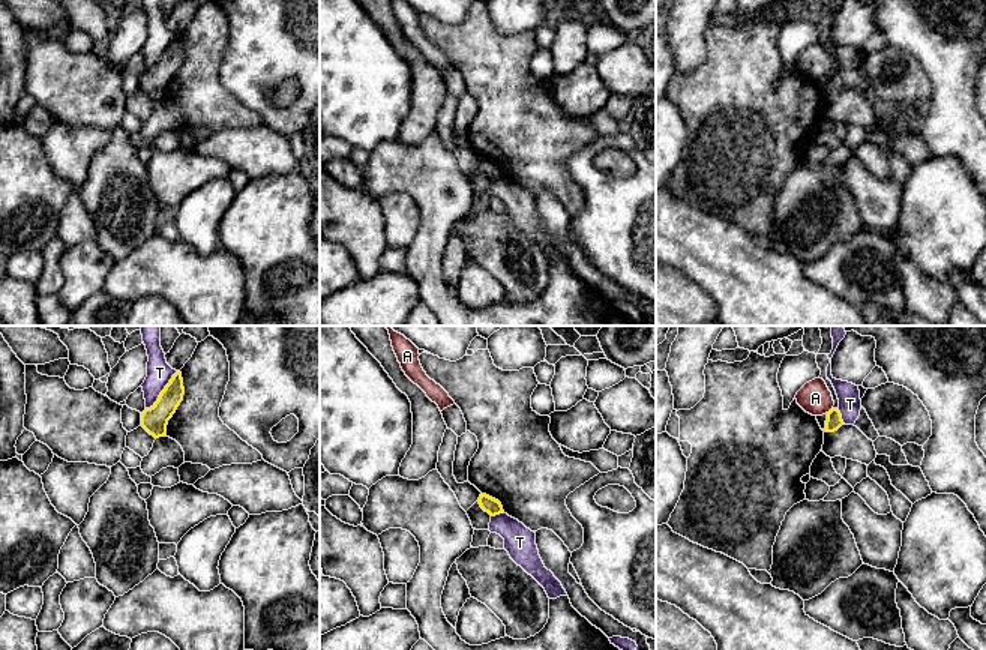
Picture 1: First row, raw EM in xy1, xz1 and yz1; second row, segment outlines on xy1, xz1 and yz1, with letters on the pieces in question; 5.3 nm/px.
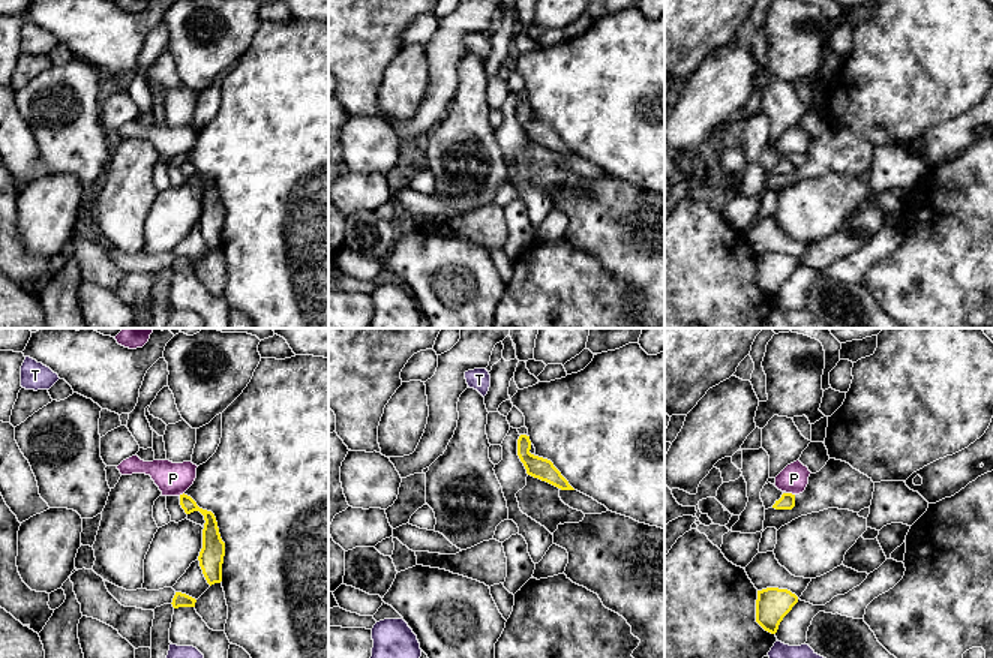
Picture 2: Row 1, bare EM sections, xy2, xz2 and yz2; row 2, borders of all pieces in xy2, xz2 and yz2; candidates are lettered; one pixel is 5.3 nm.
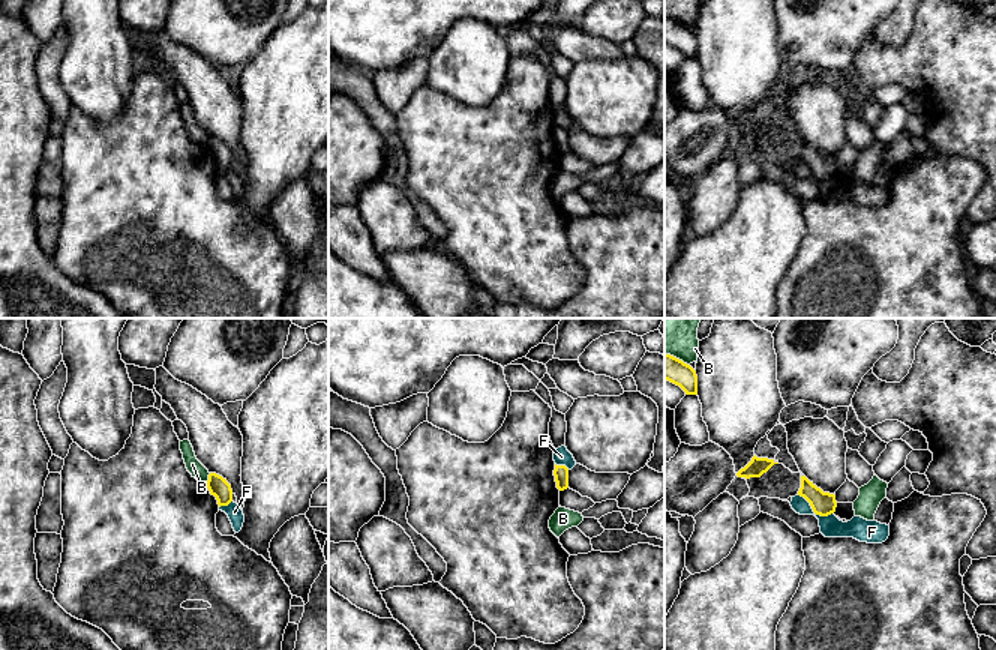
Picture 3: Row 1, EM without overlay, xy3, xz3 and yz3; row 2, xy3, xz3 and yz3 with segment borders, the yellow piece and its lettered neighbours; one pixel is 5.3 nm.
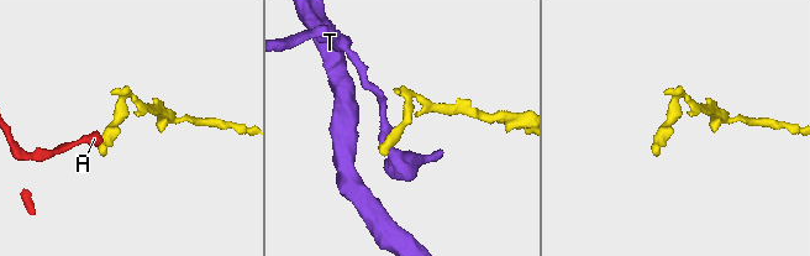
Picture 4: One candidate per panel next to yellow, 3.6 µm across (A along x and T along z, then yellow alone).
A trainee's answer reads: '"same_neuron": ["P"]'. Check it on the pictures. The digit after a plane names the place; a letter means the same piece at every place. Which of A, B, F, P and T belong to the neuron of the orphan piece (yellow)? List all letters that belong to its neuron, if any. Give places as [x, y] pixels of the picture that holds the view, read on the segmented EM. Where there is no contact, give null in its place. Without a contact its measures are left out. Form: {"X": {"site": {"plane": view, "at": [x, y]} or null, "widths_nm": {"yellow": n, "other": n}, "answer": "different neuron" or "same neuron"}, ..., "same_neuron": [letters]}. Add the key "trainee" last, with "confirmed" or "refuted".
{"A": {"site": {"plane": "yz1", "at": [830, 410]}, "widths_nm": {"yellow": 90, "other": 170}, "answer": "different neuron"}, "B": {"site": {"plane": "xy3", "at": [209, 479]}, "widths_nm": {"yellow": 110, "other": 80}, "answer": "different neuron"}, "F": {"site": {"plane": "yz3", "at": [815, 512]}, "widths_nm": {"yellow": 130, "other": 120}, "answer": "different neuron"}, "P": {"site": {"plane": "yz2", "at": [791, 493]}, "widths_nm": {"yellow": 80, "other": 160}, "answer": "same neuron"}, "T": {"site": {"plane": "xy1", "at": [161, 392]}, "widths_nm": {"yellow": 140, "other": 140}, "answer": "different neuron"}, "same_neuron": ["P"], "trainee": "confirmed"}

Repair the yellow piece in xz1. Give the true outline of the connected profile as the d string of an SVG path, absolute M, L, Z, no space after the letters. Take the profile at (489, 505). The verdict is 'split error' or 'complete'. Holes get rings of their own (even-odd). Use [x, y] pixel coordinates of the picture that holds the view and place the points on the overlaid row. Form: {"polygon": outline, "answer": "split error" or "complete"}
{"polygon": "M480 494L477 501L479 501L480 507L485 512L488 512L491 516L504 513L501 503L486 494Z", "answer": "complete"}

